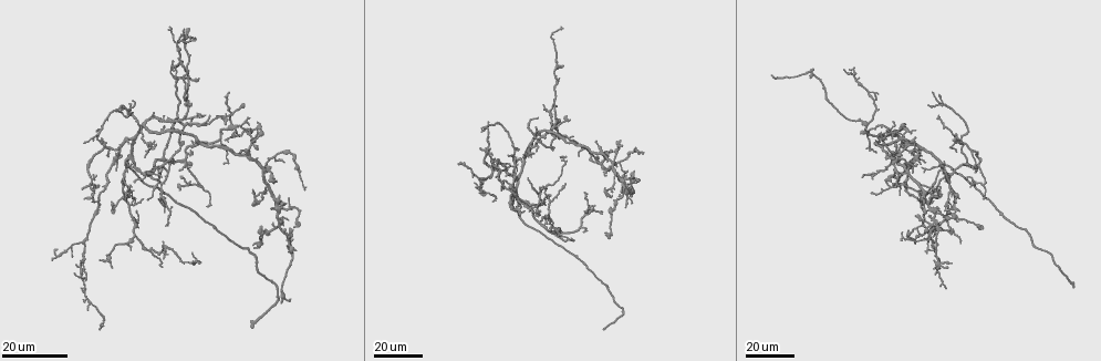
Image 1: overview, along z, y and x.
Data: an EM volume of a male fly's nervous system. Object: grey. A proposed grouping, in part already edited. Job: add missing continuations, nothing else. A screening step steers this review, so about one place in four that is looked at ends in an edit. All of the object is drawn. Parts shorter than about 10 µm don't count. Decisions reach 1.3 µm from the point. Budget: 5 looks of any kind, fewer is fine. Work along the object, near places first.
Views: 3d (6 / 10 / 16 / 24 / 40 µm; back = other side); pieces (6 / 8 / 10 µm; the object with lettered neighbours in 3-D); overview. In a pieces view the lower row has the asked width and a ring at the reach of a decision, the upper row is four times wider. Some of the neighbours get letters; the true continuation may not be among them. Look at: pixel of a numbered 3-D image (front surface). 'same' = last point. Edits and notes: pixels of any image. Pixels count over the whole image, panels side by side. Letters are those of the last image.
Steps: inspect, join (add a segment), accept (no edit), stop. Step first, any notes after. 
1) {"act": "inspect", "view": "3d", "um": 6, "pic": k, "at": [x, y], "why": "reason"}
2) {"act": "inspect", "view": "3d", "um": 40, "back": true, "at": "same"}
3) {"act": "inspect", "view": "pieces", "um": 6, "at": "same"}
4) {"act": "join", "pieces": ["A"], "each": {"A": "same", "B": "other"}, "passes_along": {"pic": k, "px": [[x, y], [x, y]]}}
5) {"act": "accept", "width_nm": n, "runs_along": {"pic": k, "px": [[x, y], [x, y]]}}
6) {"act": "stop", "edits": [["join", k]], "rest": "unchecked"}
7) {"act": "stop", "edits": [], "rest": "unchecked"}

{"act": "inspect", "view": "3d", "um": 40, "pic": 1, "at": [85, 142], "why": "long arm stops here"}

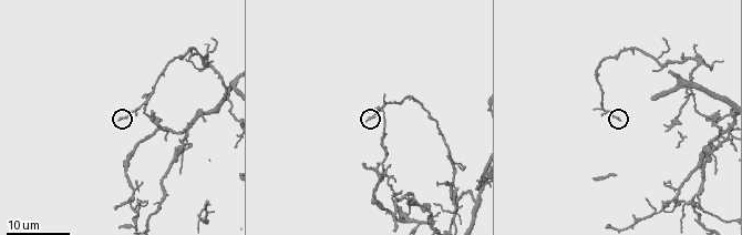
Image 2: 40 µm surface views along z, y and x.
{"act": "inspect", "view": "pieces", "um": 10, "pic": 2, "at": [619, 119]}

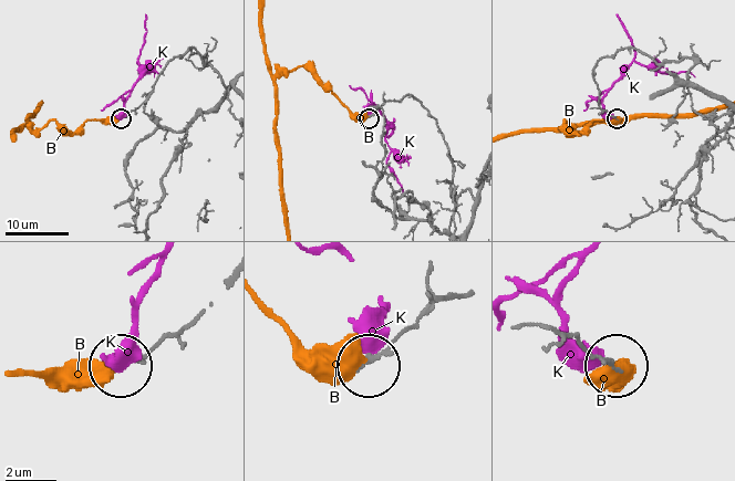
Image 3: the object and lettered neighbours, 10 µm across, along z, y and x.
{"act": "accept", "each": {"B": "other", "K": "other"}, "runs_along": {"pic": 3, "px": [[451, 294], [370, 362]]}, "found": "no lettered segment goes on from it"}

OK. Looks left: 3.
{"act": "inspect", "view": "3d", "um": 24, "pic": 2, "at": [363, 164]}

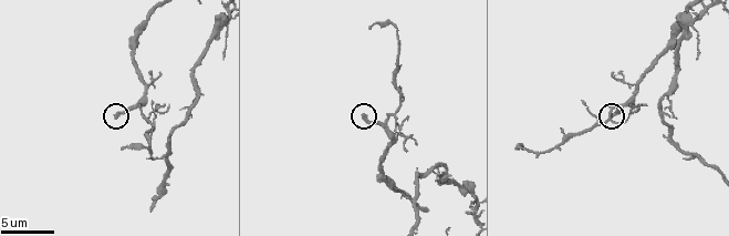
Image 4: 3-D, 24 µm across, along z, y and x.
{"act": "inspect", "view": "pieces", "um": 6, "pic": 4, "at": [365, 116], "why": "see the neighbours"}

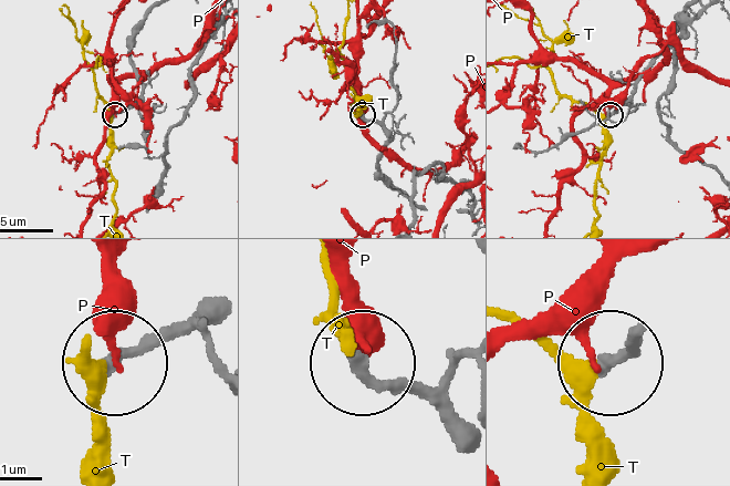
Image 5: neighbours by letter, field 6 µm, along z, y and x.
{"act": "join", "pieces": ["T"], "each": {"P": "other", "T": "same"}, "passes_along": {"pic": 5, "px": [[186, 320], [101, 362], [91, 352]]}, "found": "the neuron continues"}

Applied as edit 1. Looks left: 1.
{"act": "stop", "edits": [["join", 5]], "rest": "unchecked"}

